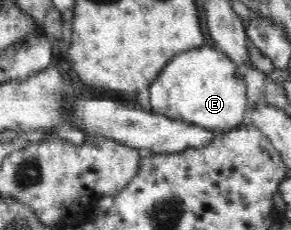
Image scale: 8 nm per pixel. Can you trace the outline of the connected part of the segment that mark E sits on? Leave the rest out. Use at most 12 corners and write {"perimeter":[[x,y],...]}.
{"perimeter":[[215,47],[176,54],[148,109],[212,131],[246,121],[243,72]]}

